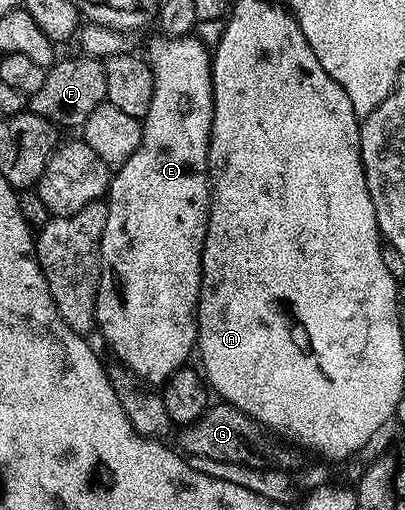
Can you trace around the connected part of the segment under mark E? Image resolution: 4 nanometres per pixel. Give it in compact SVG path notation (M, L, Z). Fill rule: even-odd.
M166 38L163 44L154 52L152 67L154 69L154 93L148 106L148 114L142 120L142 137L140 146L110 177L108 199L105 201L108 210L108 222L104 222L104 234L98 251L98 293L94 303L94 322L97 331L102 331L104 339L110 343L110 348L119 356L121 363L139 381L150 386L162 386L178 368L187 363L186 360L195 351L198 342L198 291L202 281L202 247L206 241L206 227L210 217L211 191L208 187L208 165L206 155L210 149L210 127L214 117L214 91L210 77L211 53L198 40L193 38Z

